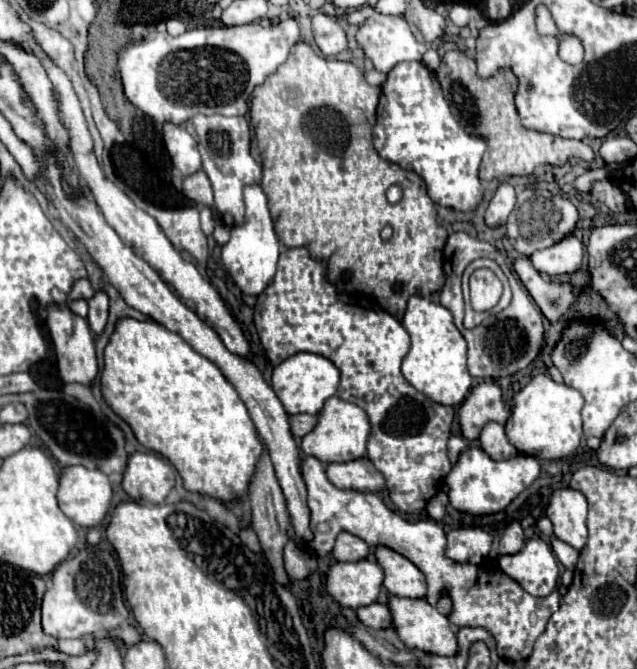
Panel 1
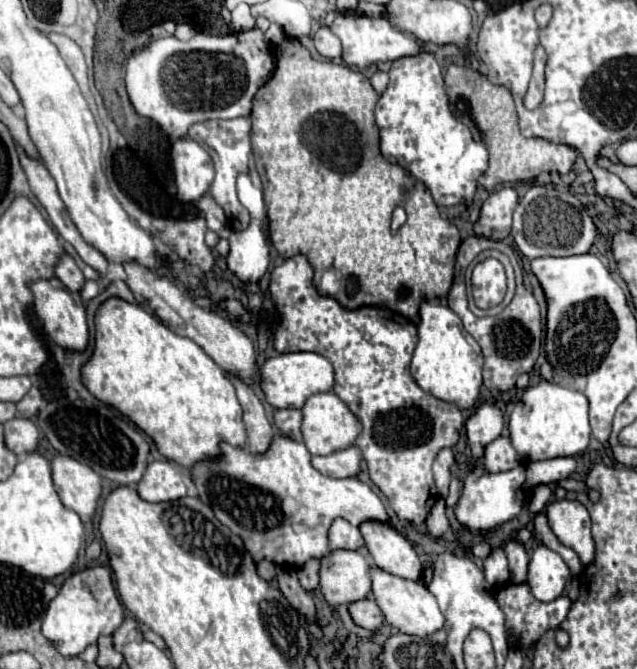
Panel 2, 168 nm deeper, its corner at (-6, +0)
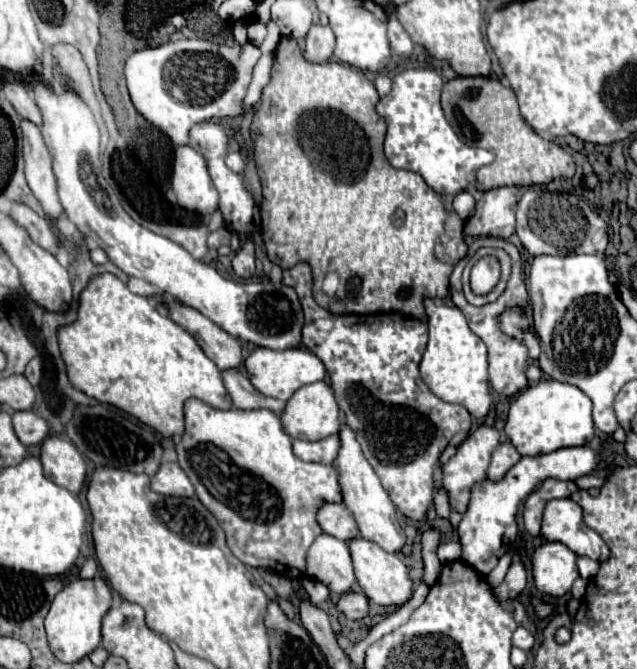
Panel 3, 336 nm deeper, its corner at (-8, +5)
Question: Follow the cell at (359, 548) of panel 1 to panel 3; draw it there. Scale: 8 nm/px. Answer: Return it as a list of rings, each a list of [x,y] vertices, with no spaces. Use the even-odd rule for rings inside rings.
[[[324,503],[318,509],[318,523],[324,533],[328,533],[336,539],[350,541],[352,537],[358,537],[358,525],[356,525],[352,513],[348,513],[346,505]]]

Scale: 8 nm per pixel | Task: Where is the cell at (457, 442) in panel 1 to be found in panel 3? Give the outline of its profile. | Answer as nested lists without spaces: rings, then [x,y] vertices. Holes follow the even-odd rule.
[[[441,488],[435,494],[433,501],[437,515],[441,518],[448,519],[451,513],[451,509],[447,491],[444,488]]]

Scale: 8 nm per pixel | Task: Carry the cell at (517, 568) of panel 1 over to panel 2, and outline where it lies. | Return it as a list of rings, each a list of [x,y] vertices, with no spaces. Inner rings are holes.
[[[542,544],[532,552],[528,564],[528,586],[538,600],[550,602],[558,598],[572,576],[574,574],[560,554]]]

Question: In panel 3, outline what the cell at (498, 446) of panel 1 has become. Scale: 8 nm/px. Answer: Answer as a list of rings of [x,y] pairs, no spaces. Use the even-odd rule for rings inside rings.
[[[506,441],[506,443],[498,443],[498,447],[492,451],[492,461],[488,467],[488,477],[492,481],[498,481],[506,475],[506,471],[516,465],[520,461],[520,453],[516,451],[516,447]]]

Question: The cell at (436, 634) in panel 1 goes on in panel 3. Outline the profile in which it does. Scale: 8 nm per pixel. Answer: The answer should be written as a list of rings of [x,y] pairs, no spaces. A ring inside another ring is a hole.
[[[352,539],[350,553],[352,553],[358,585],[368,595],[370,601],[374,601],[376,605],[386,605],[386,607],[402,607],[412,599],[414,581],[410,577],[410,569],[404,565],[404,561],[398,555],[386,553],[376,543],[366,541],[366,539]]]

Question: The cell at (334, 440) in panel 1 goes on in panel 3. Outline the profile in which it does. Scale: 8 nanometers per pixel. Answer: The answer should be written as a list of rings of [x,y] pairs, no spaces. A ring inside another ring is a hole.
[[[318,381],[318,383],[310,383],[300,387],[286,403],[284,413],[280,415],[280,421],[284,425],[284,431],[292,437],[292,439],[304,439],[304,441],[320,441],[324,437],[336,435],[340,431],[342,425],[342,415],[336,403],[336,397],[330,389],[330,385],[326,381]]]

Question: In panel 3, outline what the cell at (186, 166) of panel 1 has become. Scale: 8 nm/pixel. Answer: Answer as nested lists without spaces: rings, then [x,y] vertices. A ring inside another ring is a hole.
[[[190,145],[176,147],[173,158],[172,189],[176,203],[202,215],[218,209],[218,193],[212,185],[208,163]]]

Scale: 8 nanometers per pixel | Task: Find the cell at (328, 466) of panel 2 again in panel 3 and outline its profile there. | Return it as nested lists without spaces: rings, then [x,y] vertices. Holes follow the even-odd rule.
[[[330,435],[322,441],[300,441],[296,439],[292,443],[294,455],[302,461],[316,461],[322,465],[332,465],[336,461],[336,453],[340,449],[338,435]]]

